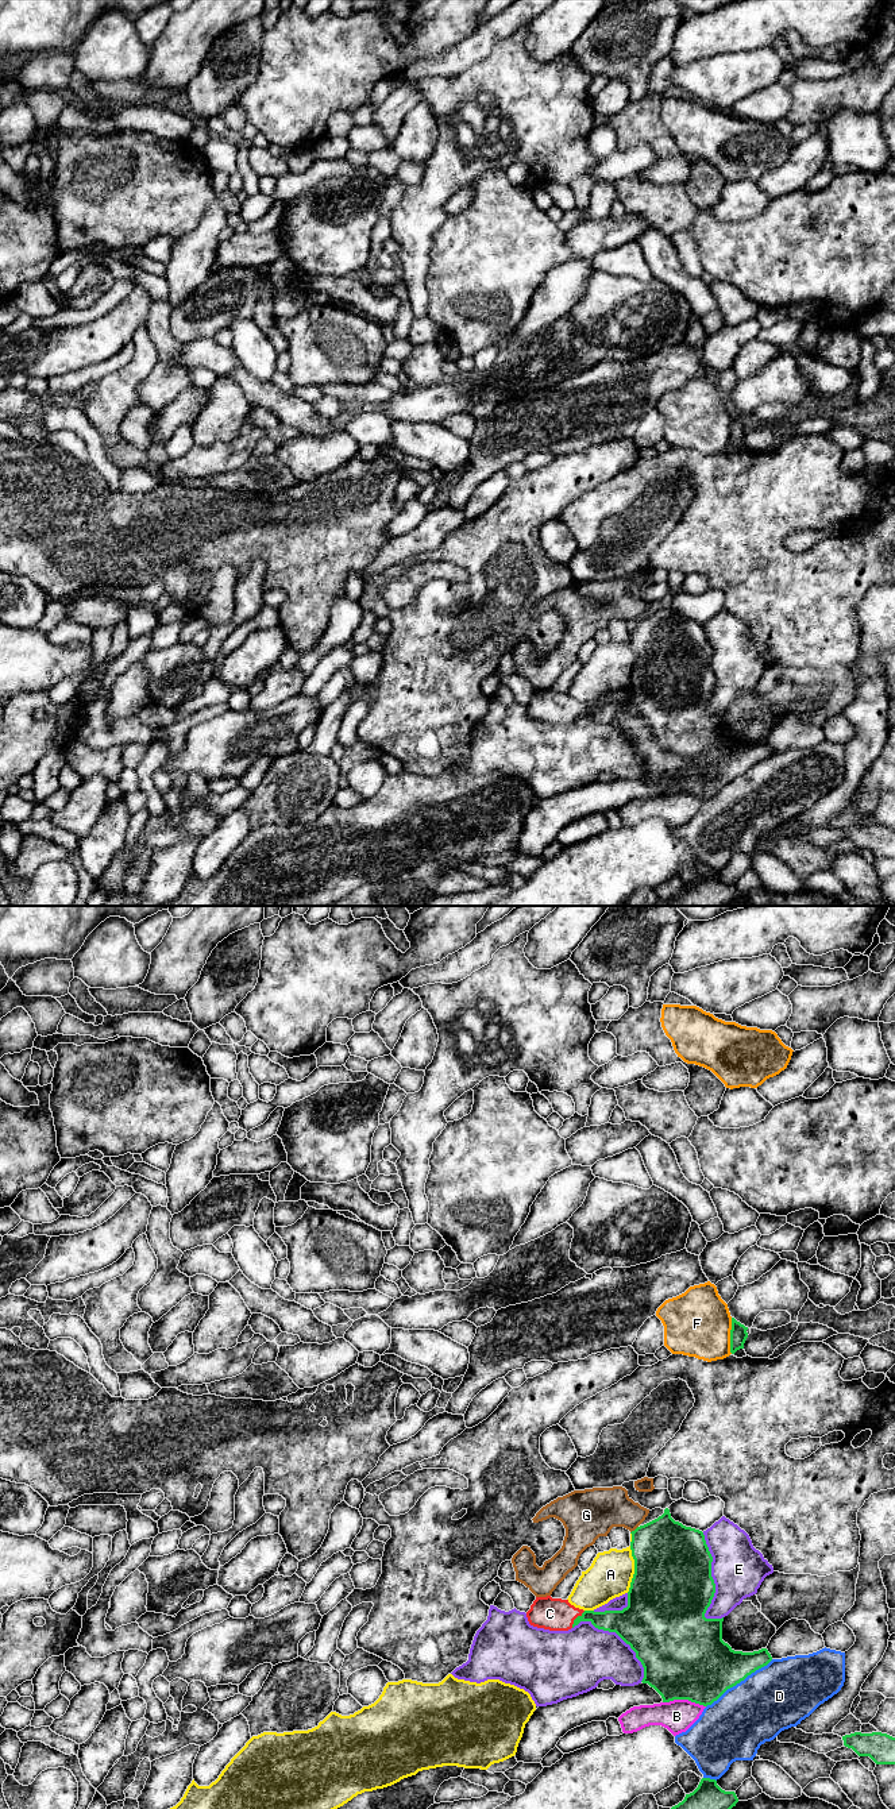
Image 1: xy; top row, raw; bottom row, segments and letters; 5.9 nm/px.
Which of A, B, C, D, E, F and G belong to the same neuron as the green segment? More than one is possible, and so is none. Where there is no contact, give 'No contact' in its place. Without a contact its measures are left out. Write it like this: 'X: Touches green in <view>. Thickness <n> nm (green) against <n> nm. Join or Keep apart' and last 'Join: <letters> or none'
A: Touches green in xy. Thickness 480 nm (green) against 260 nm. Keep apart
B: Touches green in xy. Thickness 500 nm (green) against 190 nm. Keep apart
C: Touches green in xy. Thickness 130 nm (green) against 190 nm. Join
D: Touches green in xy. Thickness 420 nm (green) against 400 nm. Keep apart
E: Touches green in xy. Thickness 480 nm (green) against 320 nm. Keep apart
F: Touches green in xy. Thickness 100 nm (green) against 400 nm. Keep apart
G: Touches green in xy. Thickness 400 nm (green) against 260 nm. Keep apart
Join: C

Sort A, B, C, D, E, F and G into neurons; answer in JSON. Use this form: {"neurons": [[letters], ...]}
{"neurons": [["A"], ["B"], ["C"], ["D"], ["E"], ["F"], ["G"]]}

